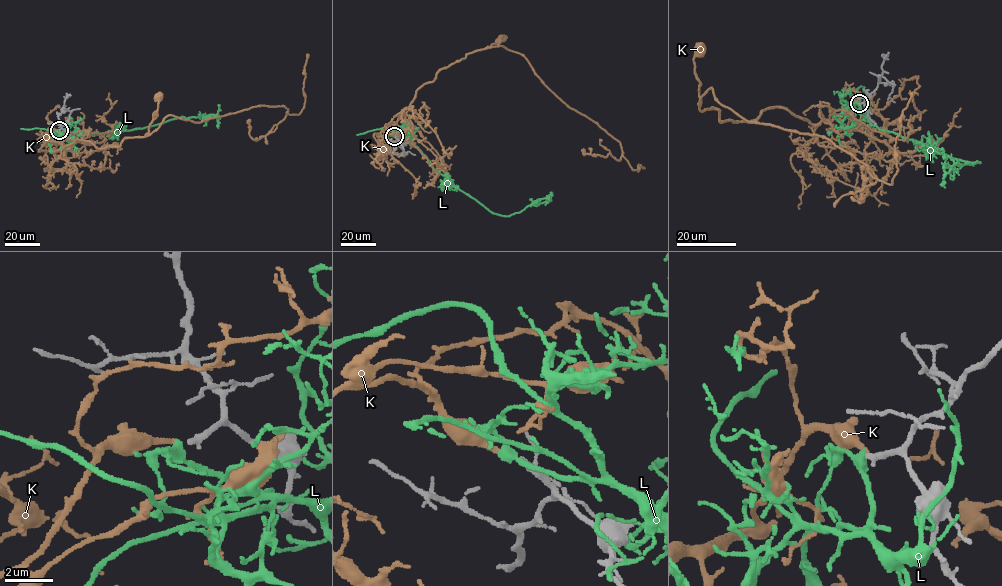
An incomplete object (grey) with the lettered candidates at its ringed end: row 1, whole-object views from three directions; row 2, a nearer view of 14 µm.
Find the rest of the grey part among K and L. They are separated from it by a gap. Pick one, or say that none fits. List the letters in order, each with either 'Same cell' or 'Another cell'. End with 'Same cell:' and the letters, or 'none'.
K: Same cell
L: Another cell
Same cell: K

